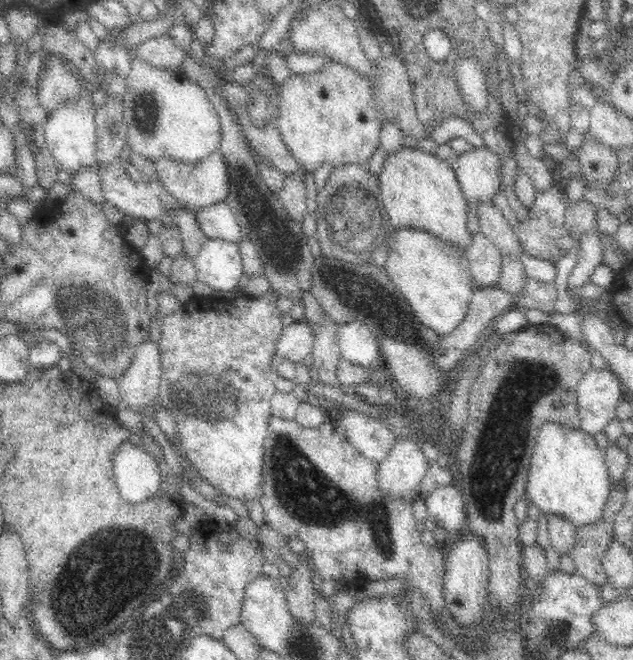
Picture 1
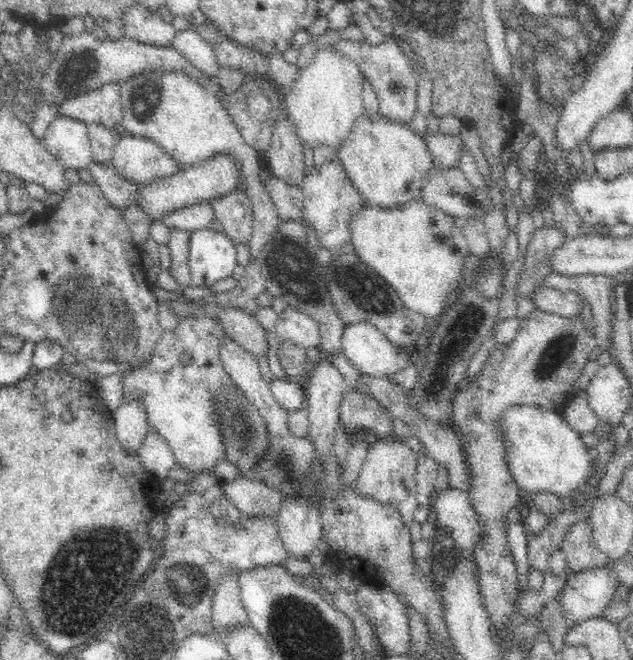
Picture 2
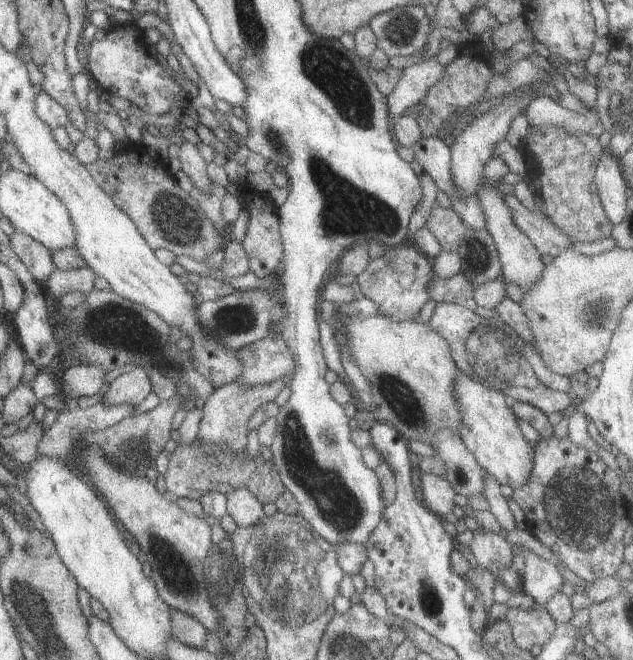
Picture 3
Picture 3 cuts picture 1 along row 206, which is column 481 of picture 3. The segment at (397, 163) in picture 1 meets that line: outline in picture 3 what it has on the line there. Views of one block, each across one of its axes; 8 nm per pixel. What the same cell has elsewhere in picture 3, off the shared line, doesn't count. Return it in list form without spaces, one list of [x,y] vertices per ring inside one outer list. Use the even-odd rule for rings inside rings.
[[[461,372],[453,382],[453,392],[461,410],[459,438],[463,446],[475,456],[479,468],[493,476],[501,486],[509,486],[513,492],[523,488],[529,482],[533,470],[535,448],[523,438],[507,396],[495,388],[487,388],[481,378],[471,378]]]

